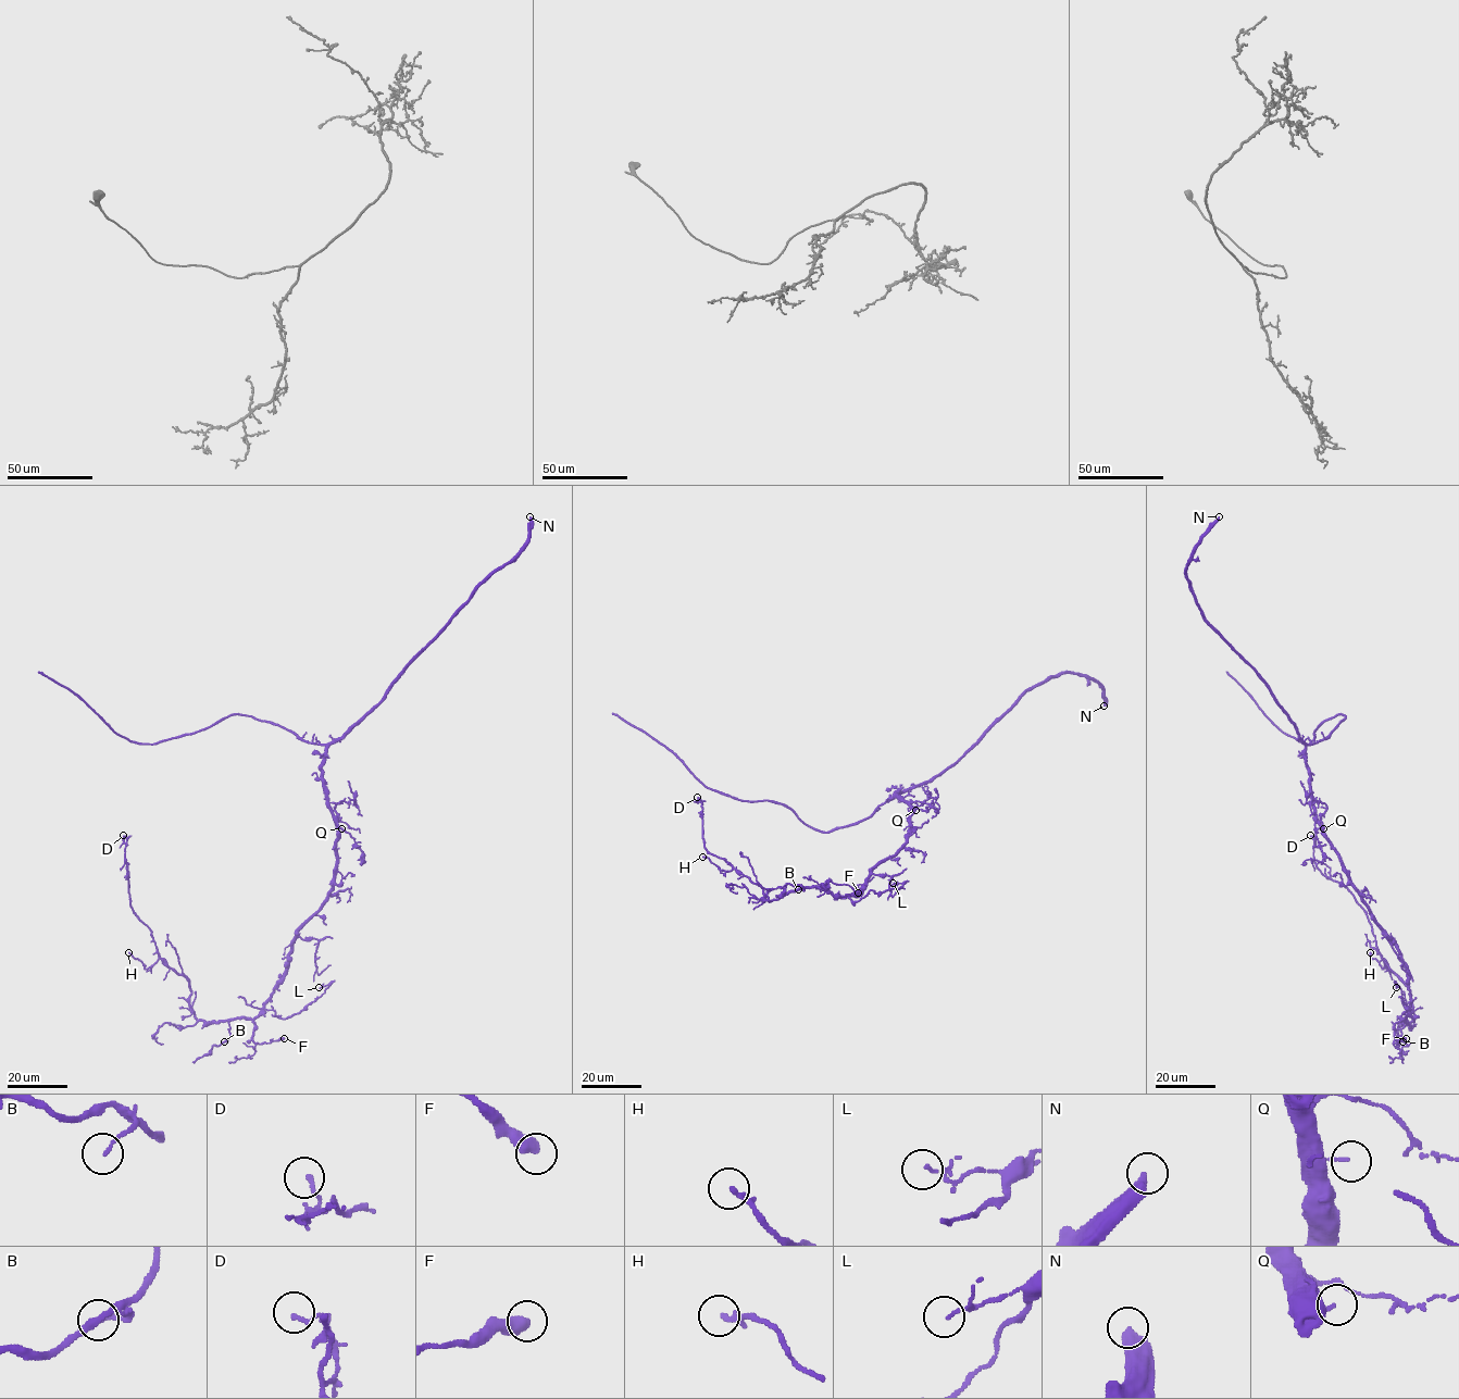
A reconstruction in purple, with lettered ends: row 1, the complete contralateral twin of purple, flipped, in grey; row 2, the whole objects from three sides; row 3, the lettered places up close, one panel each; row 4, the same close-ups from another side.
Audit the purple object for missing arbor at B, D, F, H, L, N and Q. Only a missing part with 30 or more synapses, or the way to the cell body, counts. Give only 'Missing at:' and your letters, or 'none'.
Missing at: N

